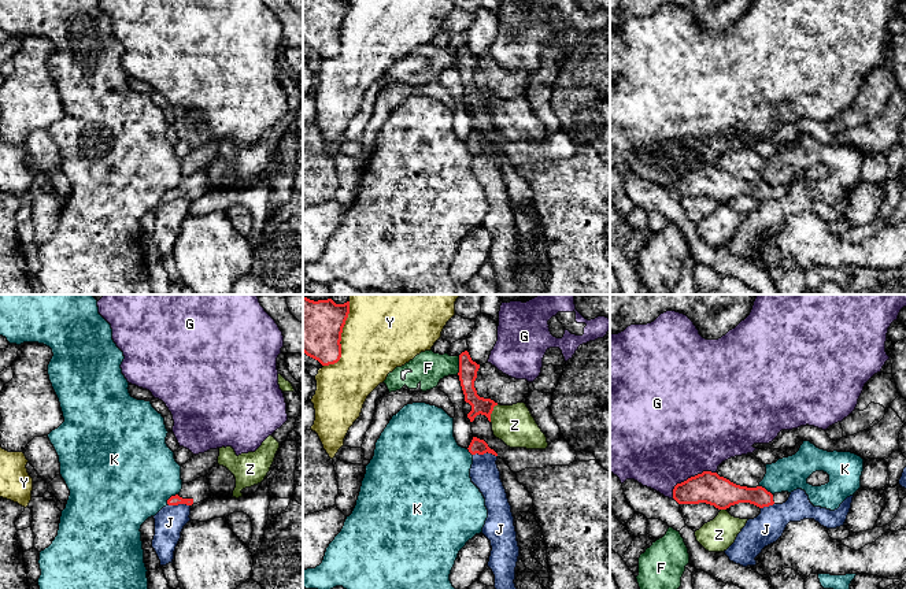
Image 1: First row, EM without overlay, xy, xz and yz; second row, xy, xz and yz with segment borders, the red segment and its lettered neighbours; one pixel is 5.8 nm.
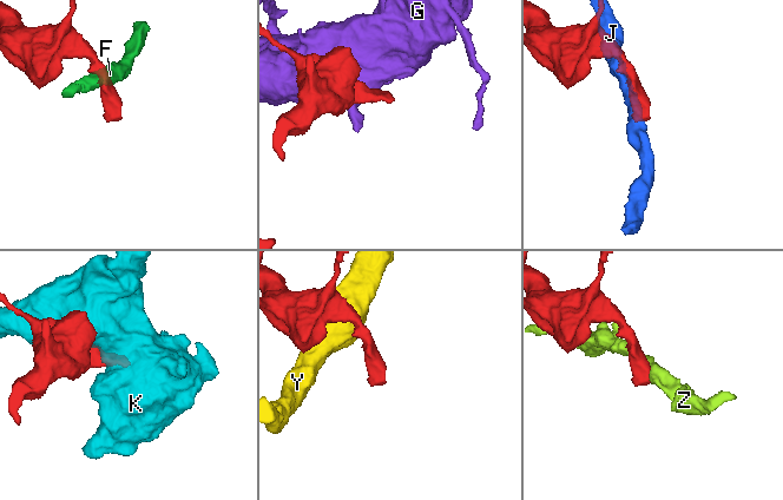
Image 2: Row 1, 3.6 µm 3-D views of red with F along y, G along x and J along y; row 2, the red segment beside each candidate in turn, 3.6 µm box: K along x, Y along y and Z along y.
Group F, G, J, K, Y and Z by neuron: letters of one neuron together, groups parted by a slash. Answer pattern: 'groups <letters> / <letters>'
groups F / G / J / K / Y / Z

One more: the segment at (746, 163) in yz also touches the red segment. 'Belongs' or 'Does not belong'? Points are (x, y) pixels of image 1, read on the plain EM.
Does not belong

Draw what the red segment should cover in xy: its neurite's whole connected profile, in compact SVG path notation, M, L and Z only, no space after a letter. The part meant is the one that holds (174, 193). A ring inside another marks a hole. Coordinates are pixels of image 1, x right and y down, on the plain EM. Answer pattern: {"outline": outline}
{"outline": "M200 170L189 177L182 177L182 182L178 188L171 189L167 193L169 199L197 197L211 189L207 170Z"}

